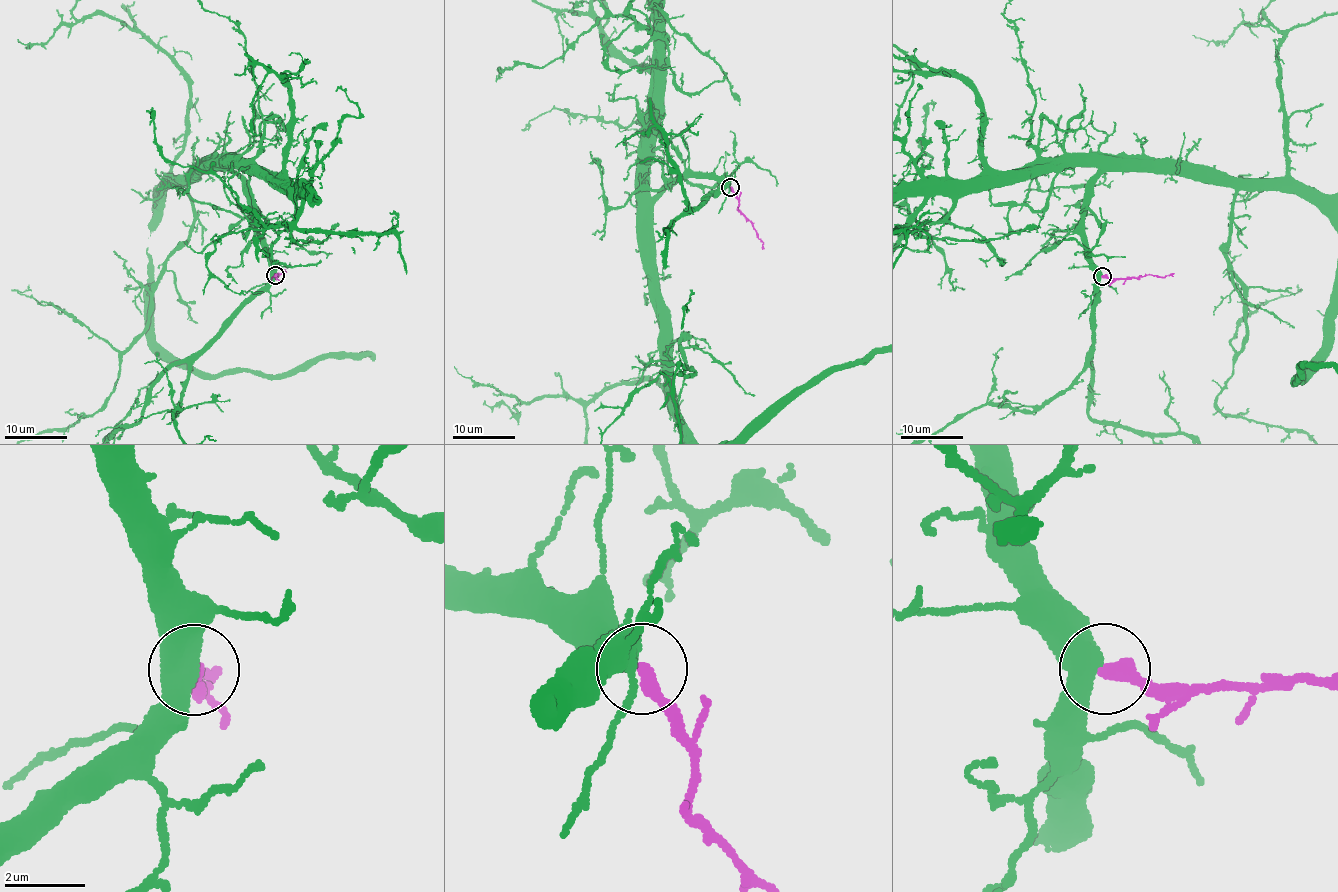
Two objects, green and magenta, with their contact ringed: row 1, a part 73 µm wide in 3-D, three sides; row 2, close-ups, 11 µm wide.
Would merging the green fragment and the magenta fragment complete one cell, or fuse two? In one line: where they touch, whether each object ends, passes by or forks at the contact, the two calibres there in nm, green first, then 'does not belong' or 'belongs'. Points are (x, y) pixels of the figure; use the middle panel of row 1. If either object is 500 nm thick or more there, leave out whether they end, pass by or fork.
(730, 187) | 500/400 nm | does not belong

